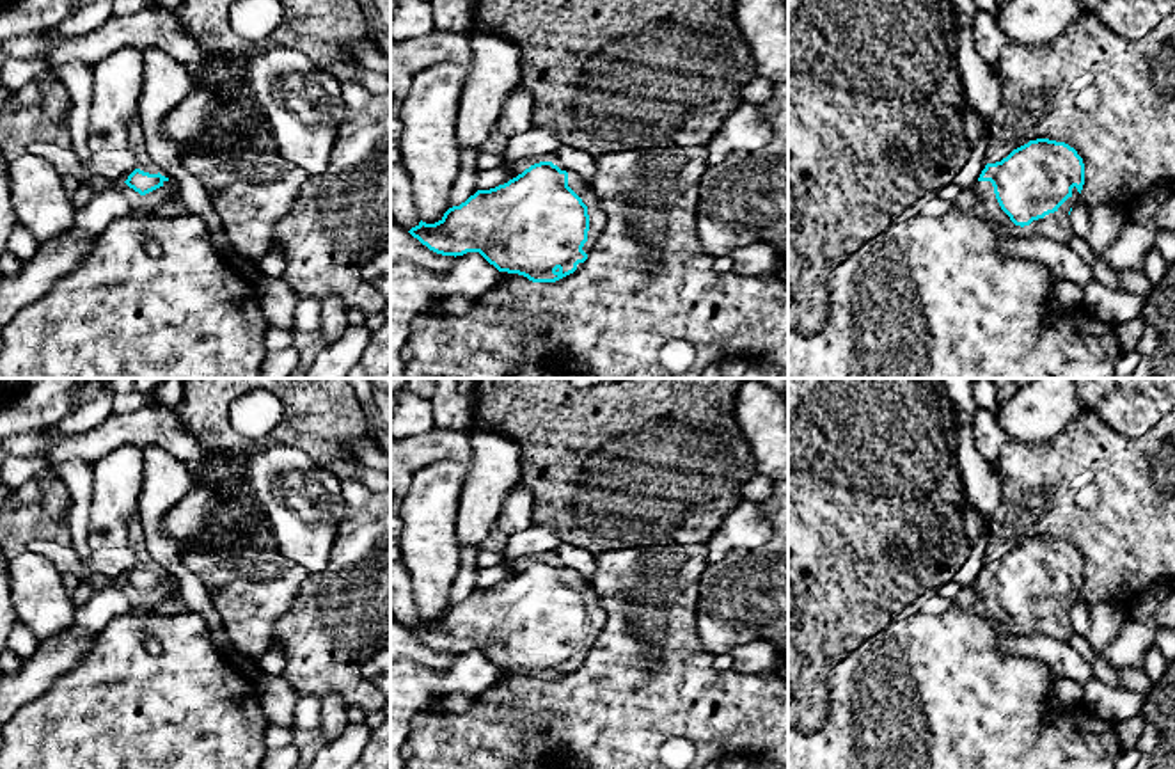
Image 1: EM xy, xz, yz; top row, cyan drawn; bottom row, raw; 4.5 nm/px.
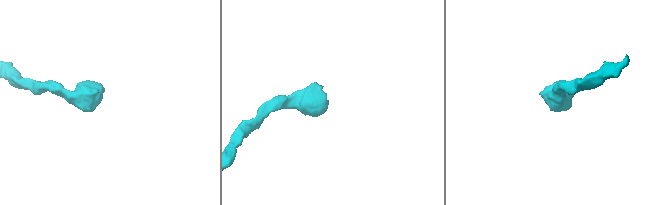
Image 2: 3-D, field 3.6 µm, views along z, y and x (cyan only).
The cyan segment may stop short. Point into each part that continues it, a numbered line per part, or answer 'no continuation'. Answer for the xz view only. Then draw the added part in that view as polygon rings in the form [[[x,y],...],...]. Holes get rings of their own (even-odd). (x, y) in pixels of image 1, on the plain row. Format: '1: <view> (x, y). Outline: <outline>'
1: xz (579, 583). Outline: [[[568,570],[568,584],[588,604],[589,629],[588,629],[588,639],[584,646],[591,646],[596,641],[596,636],[605,623],[605,609],[600,606],[588,577],[577,574],[575,570]]]

